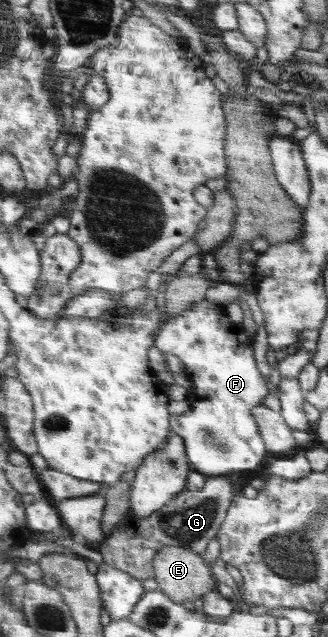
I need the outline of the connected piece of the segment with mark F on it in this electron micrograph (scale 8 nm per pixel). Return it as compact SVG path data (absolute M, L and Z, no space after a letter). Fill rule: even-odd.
M206 299L198 301L182 313L176 313L157 330L154 346L162 353L172 353L185 365L186 375L192 381L190 394L184 404L170 417L172 434L182 437L186 456L192 469L210 475L224 475L234 471L250 471L263 463L268 447L261 437L260 427L252 417L252 409L262 406L264 397L268 395L268 385L254 361L254 339L244 333L240 324L232 323L224 309Z

